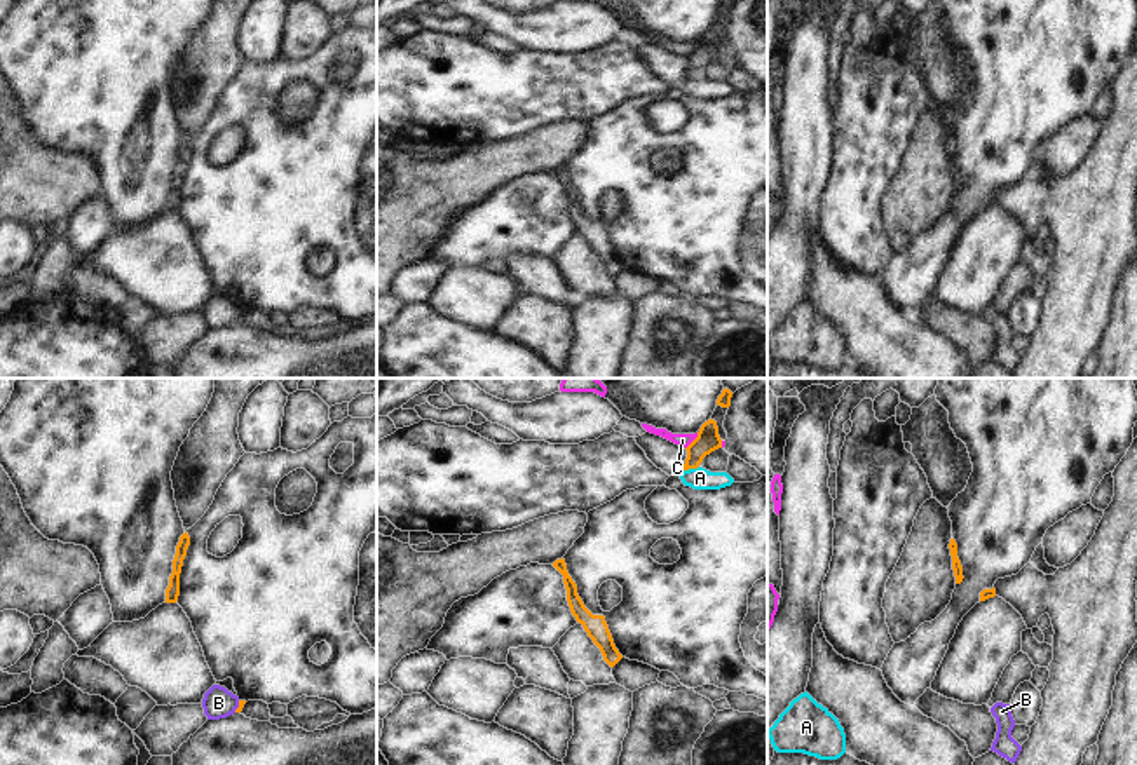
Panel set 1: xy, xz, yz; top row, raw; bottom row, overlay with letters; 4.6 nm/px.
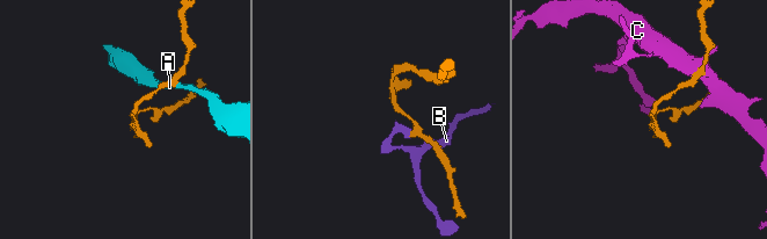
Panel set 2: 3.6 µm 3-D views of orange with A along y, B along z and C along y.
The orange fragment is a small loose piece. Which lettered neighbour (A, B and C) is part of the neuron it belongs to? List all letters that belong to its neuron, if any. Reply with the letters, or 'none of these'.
none of these

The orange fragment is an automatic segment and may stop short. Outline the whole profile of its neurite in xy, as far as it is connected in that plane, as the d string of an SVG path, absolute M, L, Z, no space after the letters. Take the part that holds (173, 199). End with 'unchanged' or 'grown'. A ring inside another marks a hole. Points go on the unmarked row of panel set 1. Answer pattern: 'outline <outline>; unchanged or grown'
outline M185 141L180 146L180 152L176 155L176 164L174 164L174 169L173 169L173 183L169 186L169 195L166 199L166 213L176 213L178 211L178 206L180 206L180 183L181 183L181 176L183 176L183 169L187 166L188 155L190 155L190 146Z; unchanged

